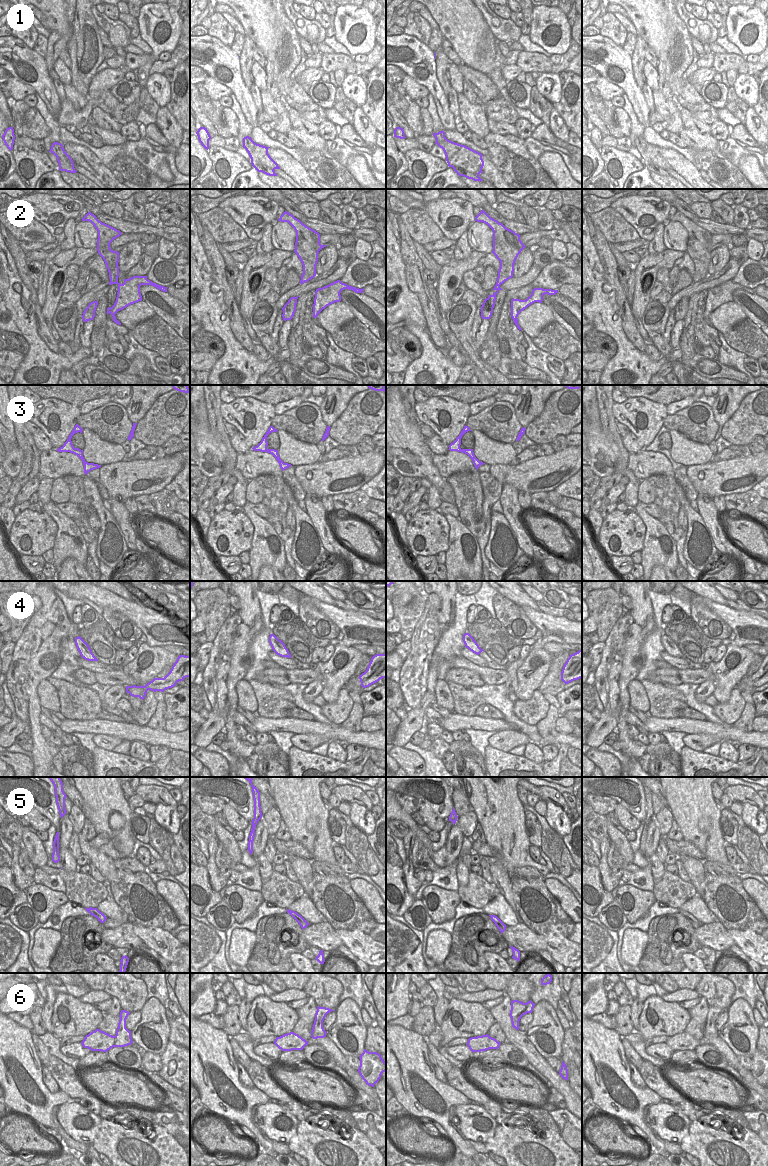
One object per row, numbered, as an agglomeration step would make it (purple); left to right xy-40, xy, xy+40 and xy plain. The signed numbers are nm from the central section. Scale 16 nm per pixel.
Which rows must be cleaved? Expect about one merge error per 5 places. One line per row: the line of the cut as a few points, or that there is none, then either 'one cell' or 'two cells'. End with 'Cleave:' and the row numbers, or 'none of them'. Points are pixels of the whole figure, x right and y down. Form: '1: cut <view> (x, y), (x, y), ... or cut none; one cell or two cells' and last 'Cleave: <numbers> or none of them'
1: cut xy-40 (52, 145), (57, 154), (63, 154), (64, 158), (59, 165); two cells
2: cut none; one cell
3: cut none; one cell
4: cut none; one cell
5: cut none; one cell
6: cut none; one cell
Cleave: 1

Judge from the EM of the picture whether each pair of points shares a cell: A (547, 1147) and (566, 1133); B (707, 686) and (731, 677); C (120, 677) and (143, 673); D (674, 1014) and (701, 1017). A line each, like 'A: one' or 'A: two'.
A: two
B: two
C: two
D: two

